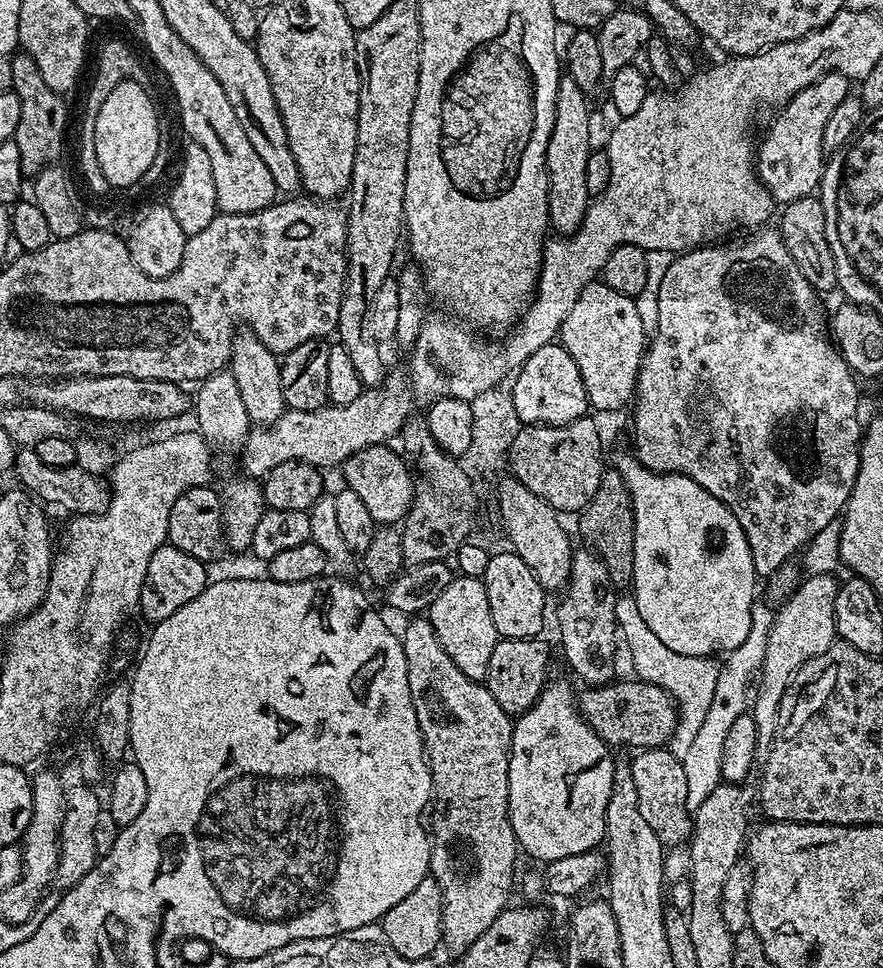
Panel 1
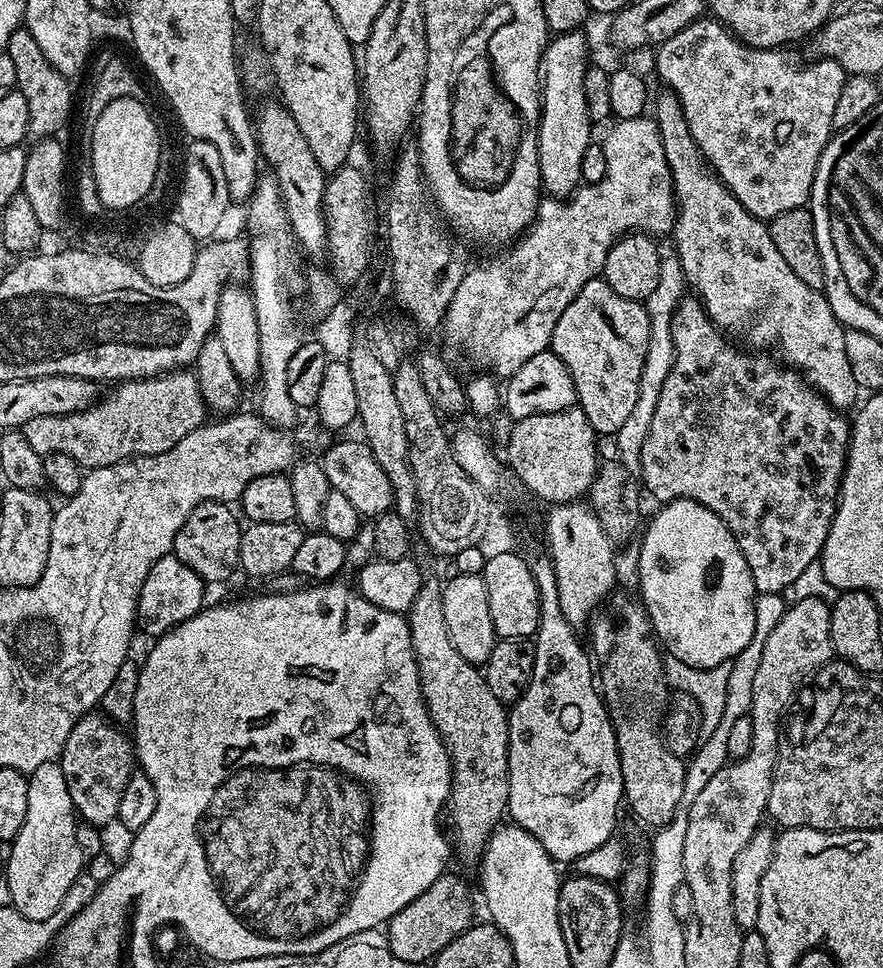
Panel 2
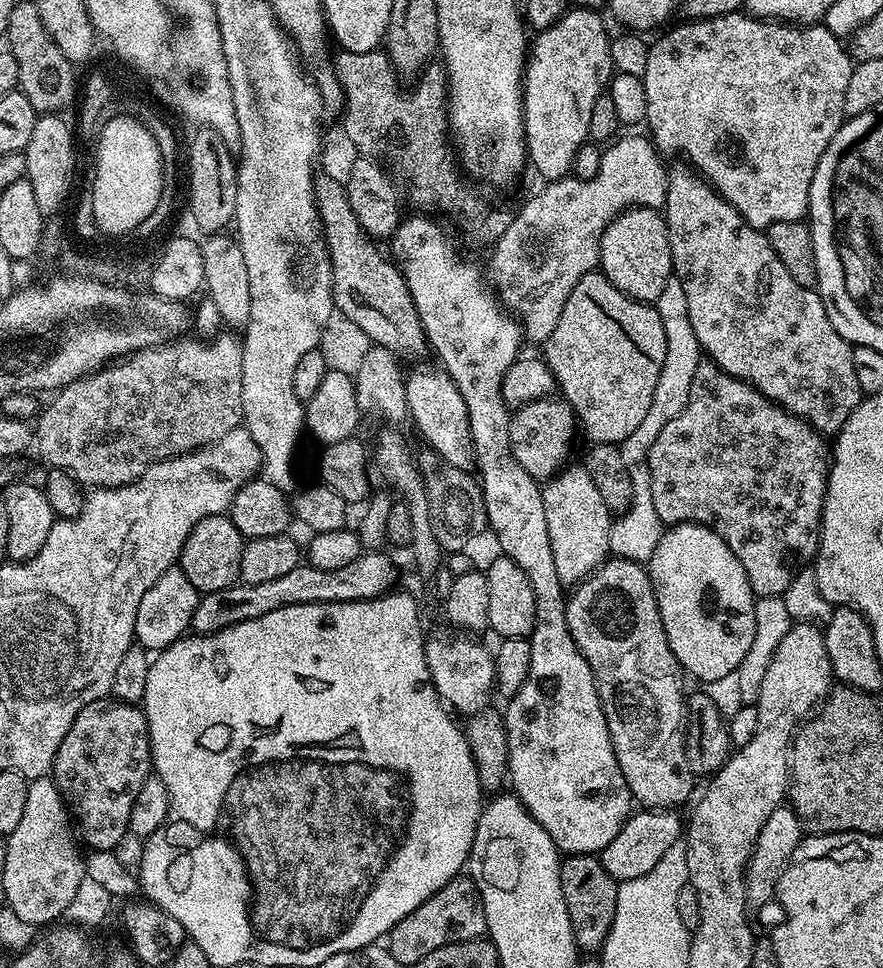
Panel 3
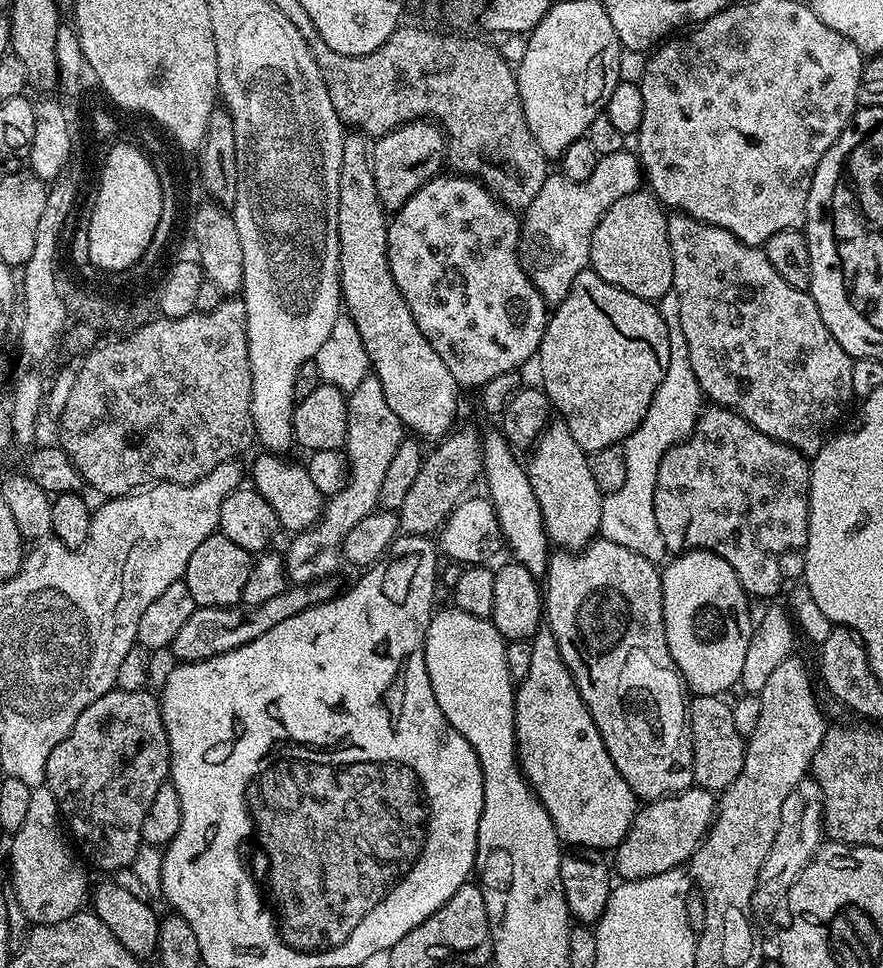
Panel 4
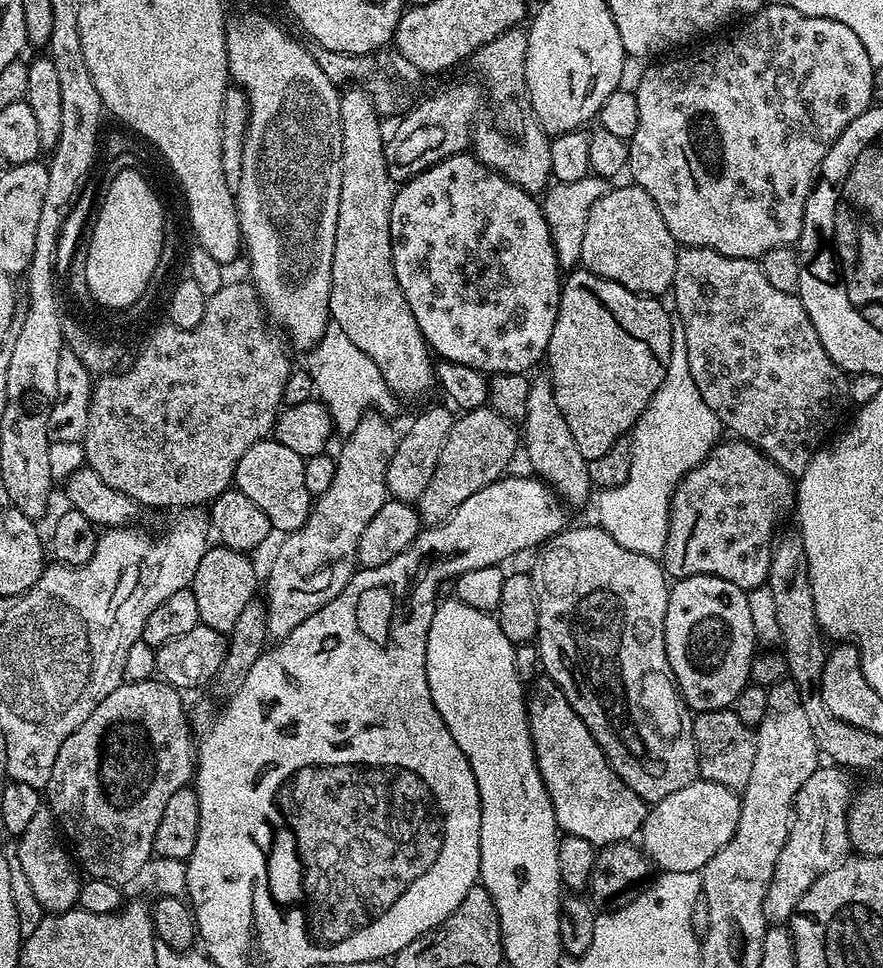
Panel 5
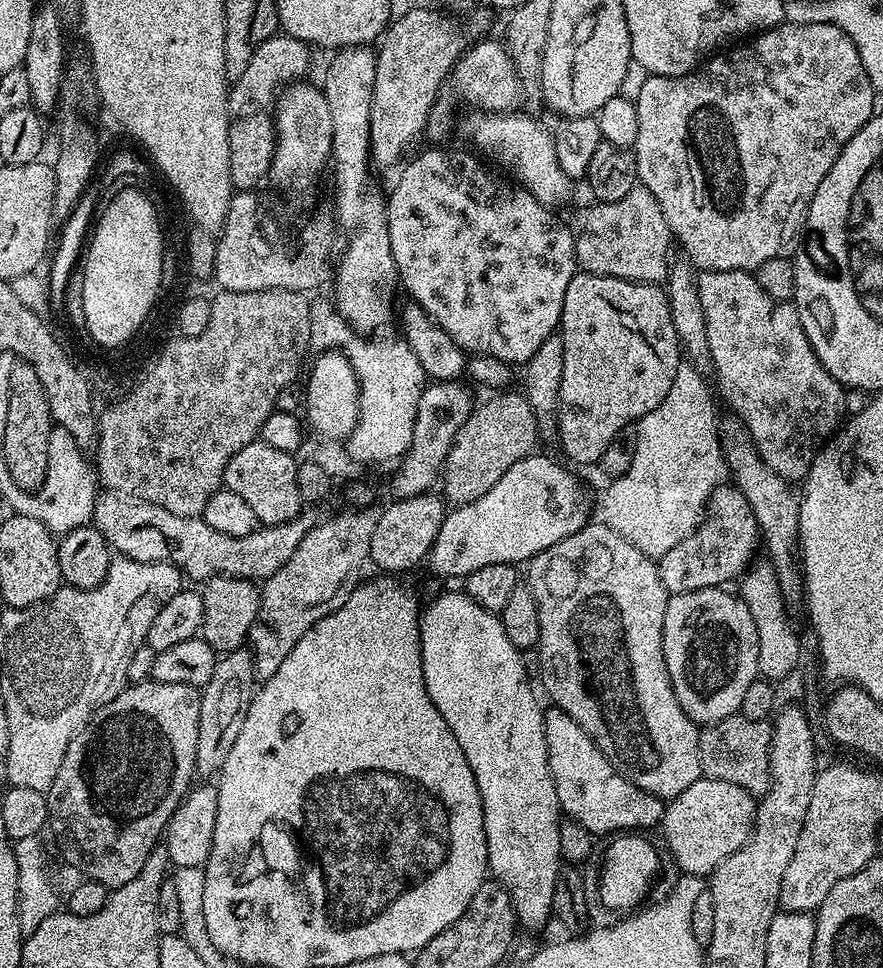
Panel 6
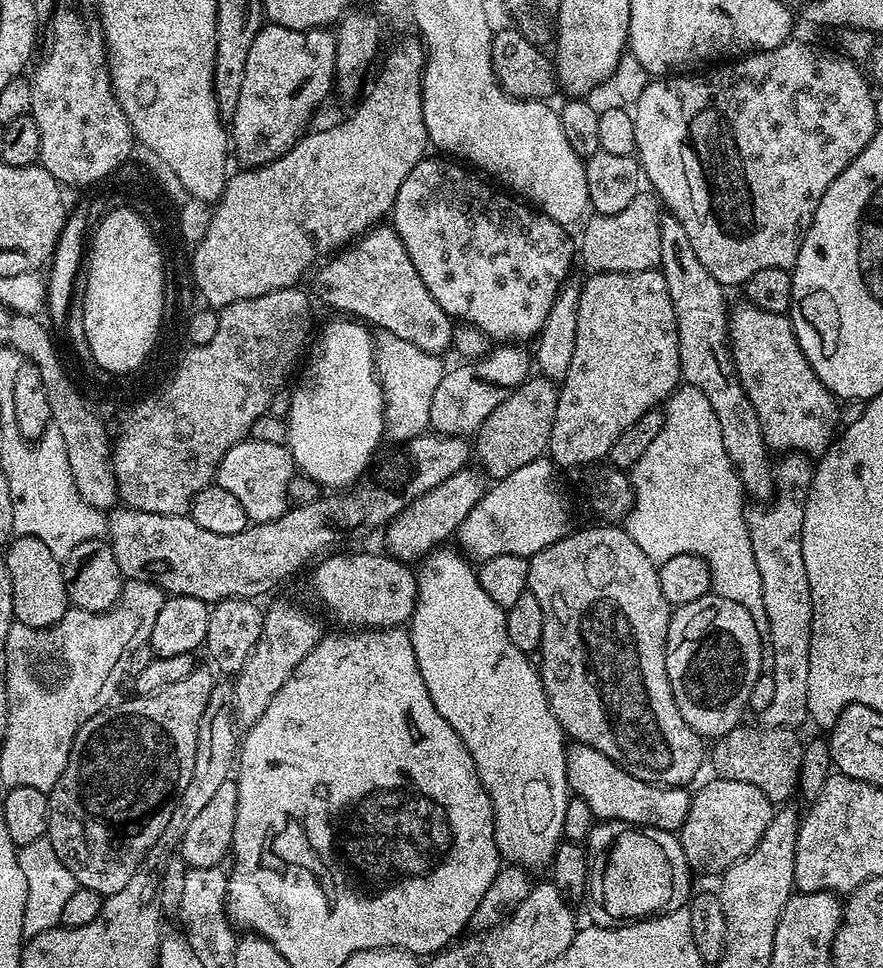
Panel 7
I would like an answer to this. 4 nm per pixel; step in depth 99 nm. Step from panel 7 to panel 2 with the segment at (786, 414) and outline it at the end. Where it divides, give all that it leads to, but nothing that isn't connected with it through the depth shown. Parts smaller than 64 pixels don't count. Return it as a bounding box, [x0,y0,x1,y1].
[654,88,858,410]

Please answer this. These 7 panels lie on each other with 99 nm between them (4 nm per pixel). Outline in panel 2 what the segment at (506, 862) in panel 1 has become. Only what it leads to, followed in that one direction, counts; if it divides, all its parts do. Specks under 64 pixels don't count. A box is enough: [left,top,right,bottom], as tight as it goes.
[406,574,508,861]

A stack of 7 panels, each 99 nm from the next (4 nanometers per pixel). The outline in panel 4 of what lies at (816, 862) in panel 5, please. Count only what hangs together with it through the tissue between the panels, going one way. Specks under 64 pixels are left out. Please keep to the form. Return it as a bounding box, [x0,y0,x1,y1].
[752,778,825,913]

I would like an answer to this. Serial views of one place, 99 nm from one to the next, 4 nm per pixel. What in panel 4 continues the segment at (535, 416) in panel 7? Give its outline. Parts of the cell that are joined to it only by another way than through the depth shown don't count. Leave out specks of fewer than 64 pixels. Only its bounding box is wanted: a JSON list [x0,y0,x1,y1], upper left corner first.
[398,428,484,537]

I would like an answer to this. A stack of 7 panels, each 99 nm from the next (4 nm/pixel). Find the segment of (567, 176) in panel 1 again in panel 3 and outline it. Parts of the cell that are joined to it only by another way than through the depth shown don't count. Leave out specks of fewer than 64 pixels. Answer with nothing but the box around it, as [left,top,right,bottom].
[524,7,613,181]

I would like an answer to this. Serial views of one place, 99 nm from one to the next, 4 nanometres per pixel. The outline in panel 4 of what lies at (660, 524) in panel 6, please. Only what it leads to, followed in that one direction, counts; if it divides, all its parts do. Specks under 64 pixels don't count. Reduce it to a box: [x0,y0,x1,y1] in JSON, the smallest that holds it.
[600,318,706,562]

